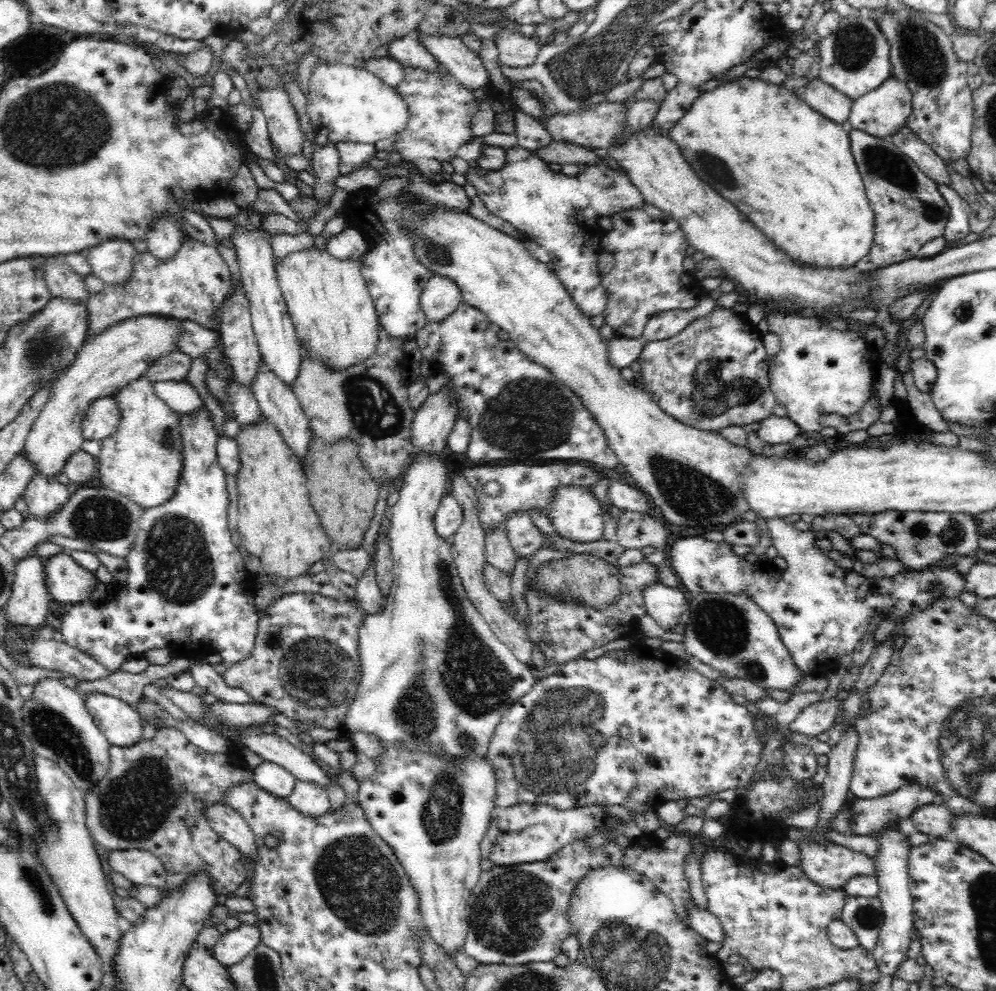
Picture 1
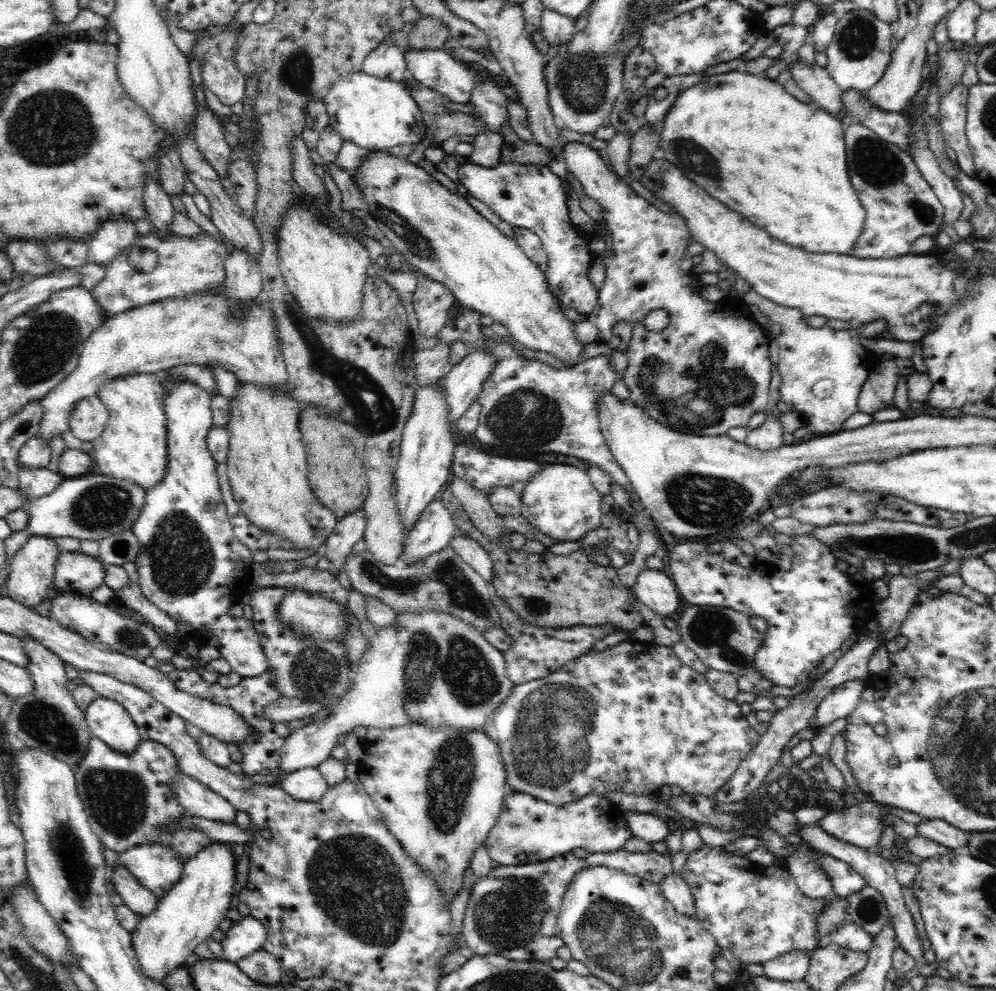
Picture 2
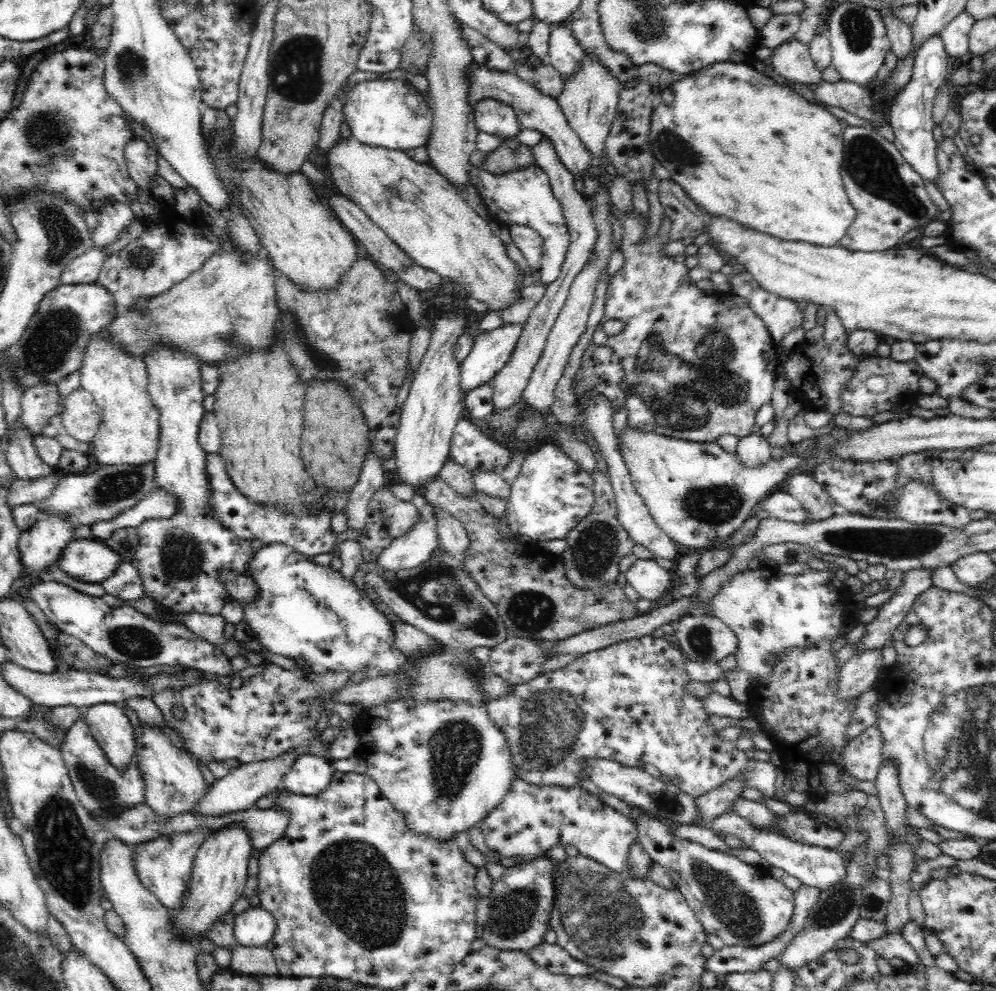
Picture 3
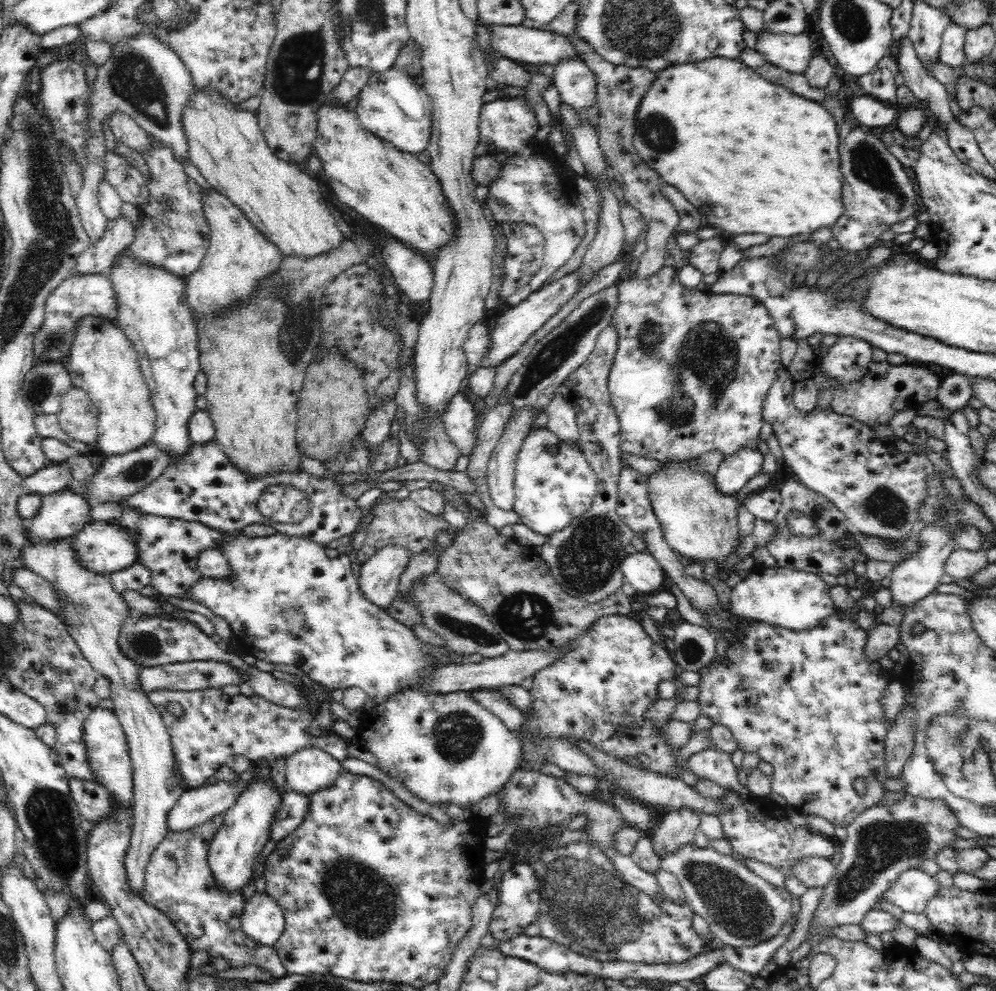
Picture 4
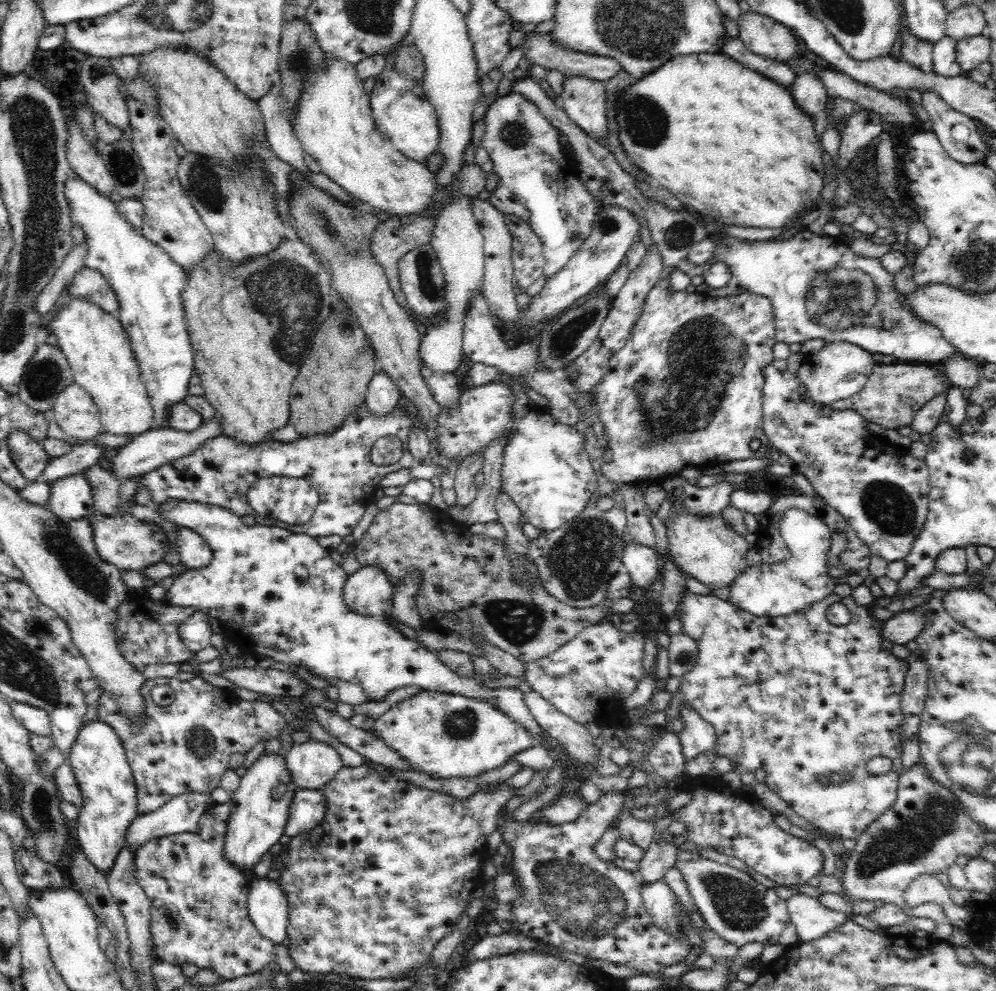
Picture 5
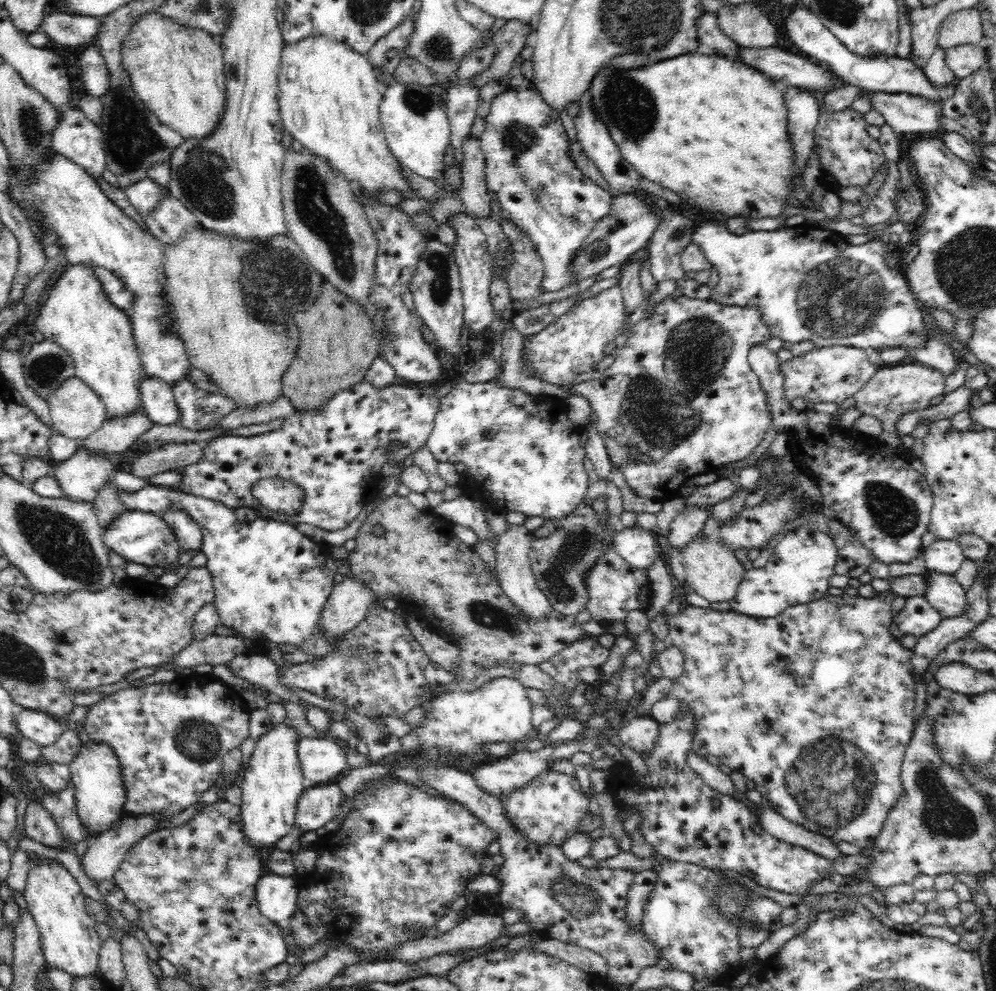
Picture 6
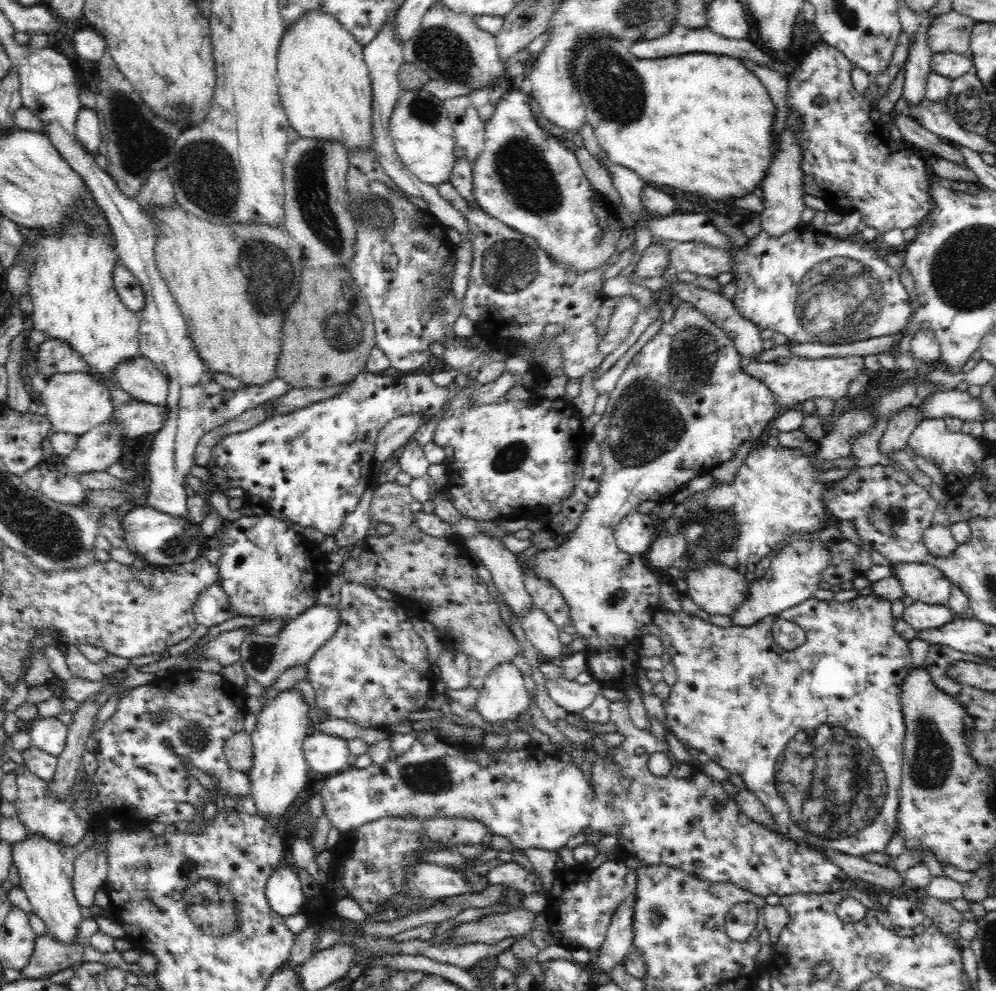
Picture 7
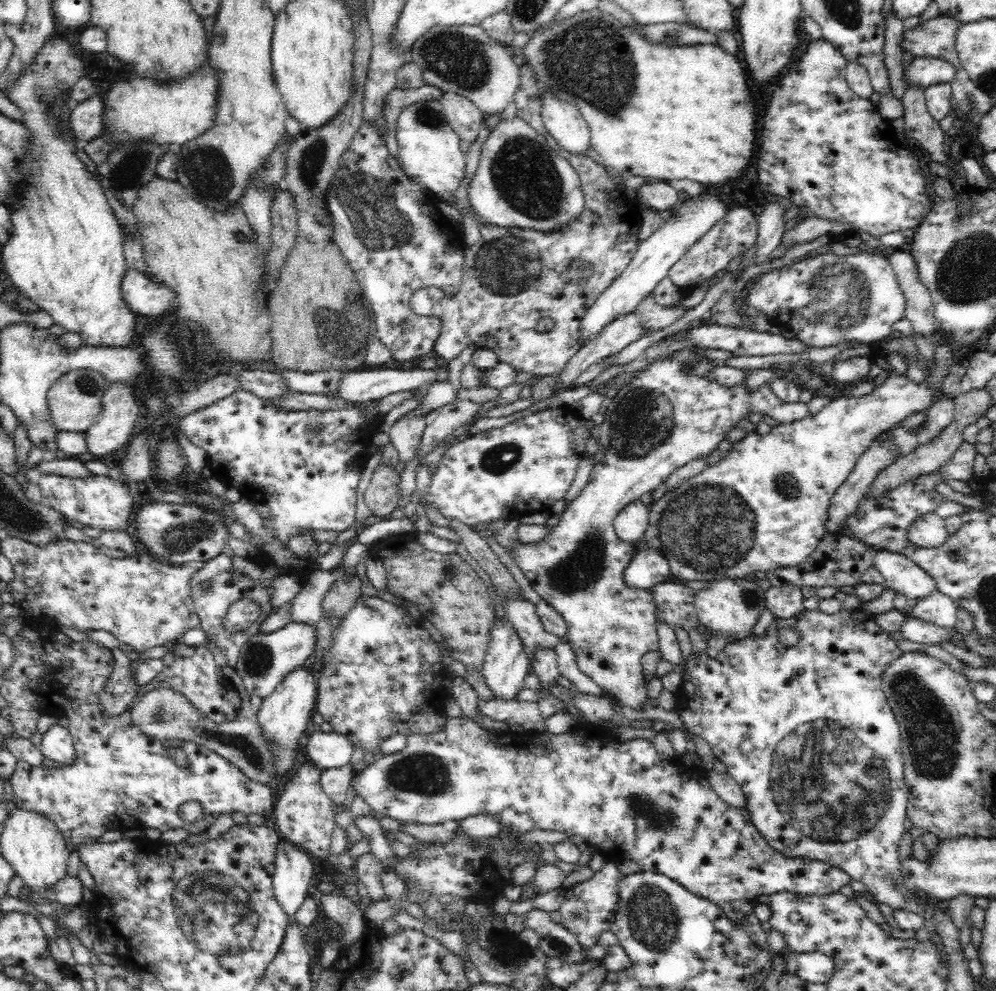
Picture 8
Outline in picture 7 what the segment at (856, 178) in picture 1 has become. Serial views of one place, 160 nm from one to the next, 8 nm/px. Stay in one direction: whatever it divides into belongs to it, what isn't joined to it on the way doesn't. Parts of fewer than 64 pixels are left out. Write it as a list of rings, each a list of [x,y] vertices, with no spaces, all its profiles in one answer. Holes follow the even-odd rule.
[[[588,34],[580,42],[580,46],[572,48],[572,78],[578,95],[585,104],[587,124],[591,126],[599,147],[602,148],[607,160],[611,164],[624,166],[624,168],[636,173],[648,183],[666,184],[674,186],[684,192],[696,192],[702,196],[708,196],[710,200],[720,200],[726,204],[728,198],[744,196],[754,190],[754,186],[762,184],[762,178],[766,174],[766,168],[772,162],[772,124],[774,124],[774,106],[768,91],[761,84],[759,78],[744,67],[741,59],[732,58],[725,54],[708,54],[707,52],[690,52],[690,54],[678,54],[678,56],[666,56],[666,58],[636,58],[628,52],[628,46],[632,42],[628,39],[620,40],[611,34]]]

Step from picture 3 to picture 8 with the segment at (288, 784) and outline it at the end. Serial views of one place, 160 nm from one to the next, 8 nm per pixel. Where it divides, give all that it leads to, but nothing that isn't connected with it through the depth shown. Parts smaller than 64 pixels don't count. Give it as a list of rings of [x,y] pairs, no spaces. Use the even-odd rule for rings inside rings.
[[[309,731],[306,756],[320,770],[340,768],[350,764],[353,742],[337,732]]]

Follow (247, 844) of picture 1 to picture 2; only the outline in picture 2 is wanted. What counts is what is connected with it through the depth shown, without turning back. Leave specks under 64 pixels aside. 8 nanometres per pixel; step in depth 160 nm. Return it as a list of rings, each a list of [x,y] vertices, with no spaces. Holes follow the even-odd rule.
[[[182,771],[174,781],[171,781],[171,792],[189,816],[199,816],[218,822],[235,820],[235,809],[228,800],[208,789],[204,782],[198,782]]]

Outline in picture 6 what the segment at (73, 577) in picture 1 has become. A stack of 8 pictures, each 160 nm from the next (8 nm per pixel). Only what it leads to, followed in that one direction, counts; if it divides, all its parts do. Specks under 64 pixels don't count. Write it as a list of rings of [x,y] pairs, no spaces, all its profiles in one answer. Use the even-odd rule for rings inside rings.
[[[126,510],[103,532],[103,541],[109,550],[120,554],[126,563],[142,564],[147,568],[162,571],[173,565],[181,555],[178,539],[160,514]]]

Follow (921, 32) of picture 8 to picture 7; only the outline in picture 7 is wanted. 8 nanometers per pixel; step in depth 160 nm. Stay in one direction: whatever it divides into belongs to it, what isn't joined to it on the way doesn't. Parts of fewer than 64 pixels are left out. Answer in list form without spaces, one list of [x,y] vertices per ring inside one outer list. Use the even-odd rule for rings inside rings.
[[[954,9],[934,17],[926,30],[928,51],[932,51],[932,54],[952,52],[968,55],[968,36],[974,24],[972,18]]]

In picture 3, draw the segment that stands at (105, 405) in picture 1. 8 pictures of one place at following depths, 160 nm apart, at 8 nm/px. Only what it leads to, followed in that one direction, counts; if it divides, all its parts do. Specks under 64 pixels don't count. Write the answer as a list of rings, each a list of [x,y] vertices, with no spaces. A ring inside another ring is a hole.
[[[80,386],[64,396],[60,406],[64,407],[59,416],[67,433],[78,442],[90,444],[101,420],[101,410],[94,397]]]

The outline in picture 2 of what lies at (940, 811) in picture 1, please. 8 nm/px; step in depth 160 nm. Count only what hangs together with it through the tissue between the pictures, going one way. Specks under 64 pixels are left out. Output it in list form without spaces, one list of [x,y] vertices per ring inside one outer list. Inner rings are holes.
[[[926,820],[924,824],[920,824],[917,828],[919,836],[948,847],[952,851],[965,851],[969,842],[970,834],[940,820]]]

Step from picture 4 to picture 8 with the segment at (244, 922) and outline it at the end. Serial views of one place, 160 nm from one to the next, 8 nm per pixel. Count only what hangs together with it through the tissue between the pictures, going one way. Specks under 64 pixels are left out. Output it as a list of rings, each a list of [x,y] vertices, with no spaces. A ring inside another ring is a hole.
[[[284,839],[276,846],[273,889],[276,899],[289,917],[296,913],[310,896],[309,888],[316,883],[314,864],[308,852],[298,850]]]

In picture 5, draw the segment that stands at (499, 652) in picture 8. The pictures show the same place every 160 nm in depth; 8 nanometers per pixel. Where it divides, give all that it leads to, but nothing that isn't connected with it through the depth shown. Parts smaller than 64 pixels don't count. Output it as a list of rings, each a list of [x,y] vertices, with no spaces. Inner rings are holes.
[[[421,691],[391,706],[376,719],[373,728],[404,761],[434,779],[494,770],[513,758],[512,754],[534,744],[533,734],[527,728],[498,710],[487,698],[434,691]]]

